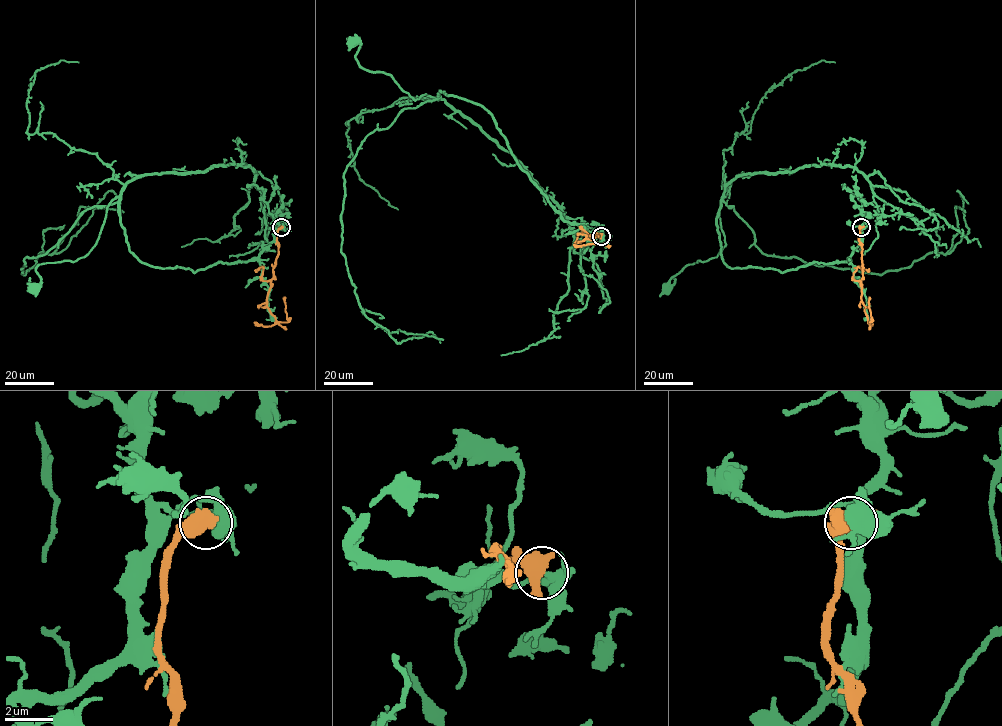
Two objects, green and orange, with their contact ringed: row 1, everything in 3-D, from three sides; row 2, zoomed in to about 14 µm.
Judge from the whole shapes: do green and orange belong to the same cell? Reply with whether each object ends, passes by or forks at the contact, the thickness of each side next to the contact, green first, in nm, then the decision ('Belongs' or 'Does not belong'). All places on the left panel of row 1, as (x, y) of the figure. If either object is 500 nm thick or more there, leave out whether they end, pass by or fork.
Thickness 400 nm (green) against 800 nm. Does not belong

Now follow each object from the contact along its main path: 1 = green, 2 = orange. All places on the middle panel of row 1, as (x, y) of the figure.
1: (601, 235), (563, 220), (481, 105), (440, 91), (415, 100), (388, 74), (359, 65), (352, 41)
2: (601, 235), (586, 236), (603, 244)

